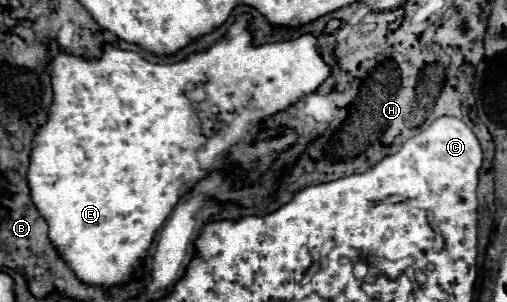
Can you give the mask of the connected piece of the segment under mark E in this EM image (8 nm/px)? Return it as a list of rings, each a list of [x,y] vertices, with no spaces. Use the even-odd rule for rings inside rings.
[[[248,16],[238,18],[230,30],[228,30],[228,38],[216,42],[210,50],[202,52],[202,54],[194,54],[182,62],[176,64],[150,64],[146,62],[140,54],[136,52],[128,52],[128,50],[118,50],[114,46],[104,46],[104,56],[100,60],[84,60],[84,58],[76,58],[76,56],[68,56],[68,54],[60,54],[58,52],[58,44],[52,42],[52,54],[54,60],[48,64],[50,72],[52,72],[52,90],[54,90],[54,102],[52,102],[52,116],[48,120],[48,124],[44,124],[44,128],[40,128],[40,132],[36,132],[34,142],[38,144],[32,150],[30,156],[30,168],[28,168],[28,184],[30,184],[30,196],[36,204],[36,208],[40,208],[40,214],[48,220],[48,236],[52,240],[52,244],[56,244],[56,248],[60,250],[60,254],[64,256],[64,260],[68,260],[70,268],[76,272],[78,280],[84,280],[86,284],[98,284],[98,286],[114,286],[114,284],[122,284],[128,282],[132,278],[132,274],[140,268],[138,260],[142,256],[146,256],[150,242],[154,238],[154,232],[164,224],[164,220],[168,218],[168,214],[172,212],[174,204],[180,198],[180,190],[184,184],[188,184],[188,180],[196,180],[204,176],[204,170],[200,168],[200,162],[196,160],[196,152],[204,148],[206,140],[214,134],[220,134],[224,128],[216,128],[214,120],[224,120],[224,124],[232,122],[244,108],[254,110],[254,112],[264,112],[264,116],[272,116],[278,110],[284,110],[286,106],[290,106],[292,102],[300,100],[304,94],[314,92],[324,78],[330,74],[328,66],[324,64],[322,56],[318,54],[316,48],[316,38],[312,38],[310,34],[304,34],[296,40],[290,42],[276,42],[276,44],[266,44],[266,46],[250,46],[252,34],[246,30],[246,24],[250,22]],[[194,88],[202,88],[206,92],[206,100],[204,102],[194,102],[186,96],[188,90]]]

